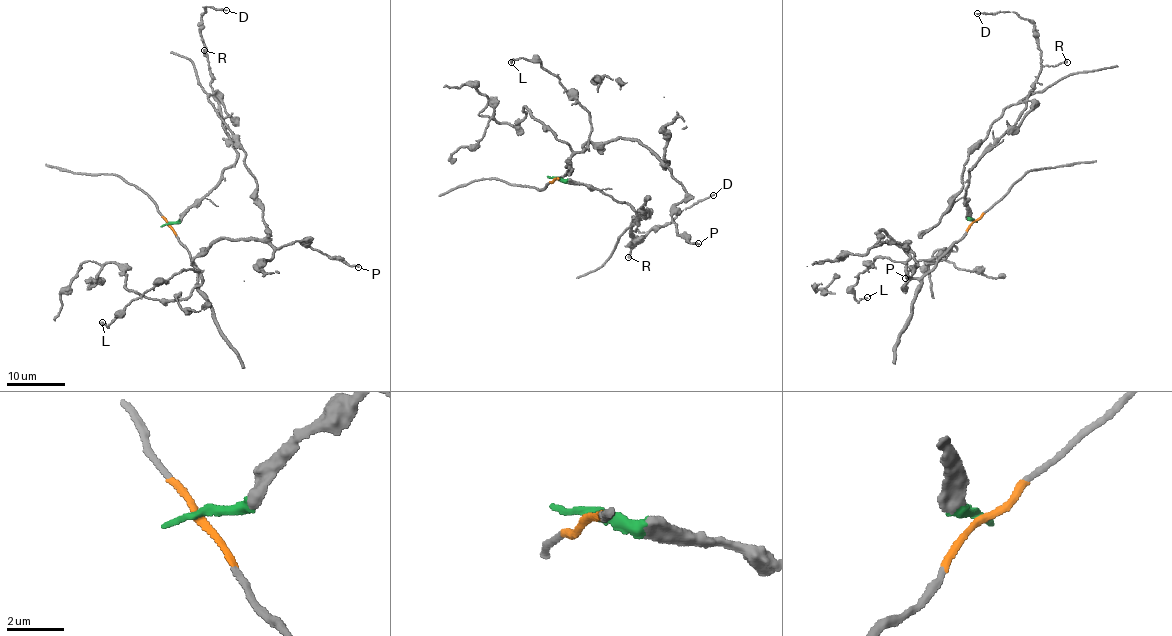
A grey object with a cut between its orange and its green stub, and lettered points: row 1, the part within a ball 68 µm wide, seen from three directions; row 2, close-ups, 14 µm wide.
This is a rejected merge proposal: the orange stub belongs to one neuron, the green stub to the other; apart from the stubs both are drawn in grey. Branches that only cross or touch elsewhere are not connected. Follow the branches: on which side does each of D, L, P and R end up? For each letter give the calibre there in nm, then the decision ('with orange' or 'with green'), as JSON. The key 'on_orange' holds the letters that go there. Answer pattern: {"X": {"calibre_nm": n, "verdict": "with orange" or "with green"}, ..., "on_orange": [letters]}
{"D": {"calibre_nm": 150, "verdict": "with green"}, "L": {"calibre_nm": 200, "verdict": "with orange"}, "P": {"calibre_nm": 220, "verdict": "with orange"}, "R": {"calibre_nm": 240, "verdict": "with green"}, "on_orange": ["L", "P"]}

